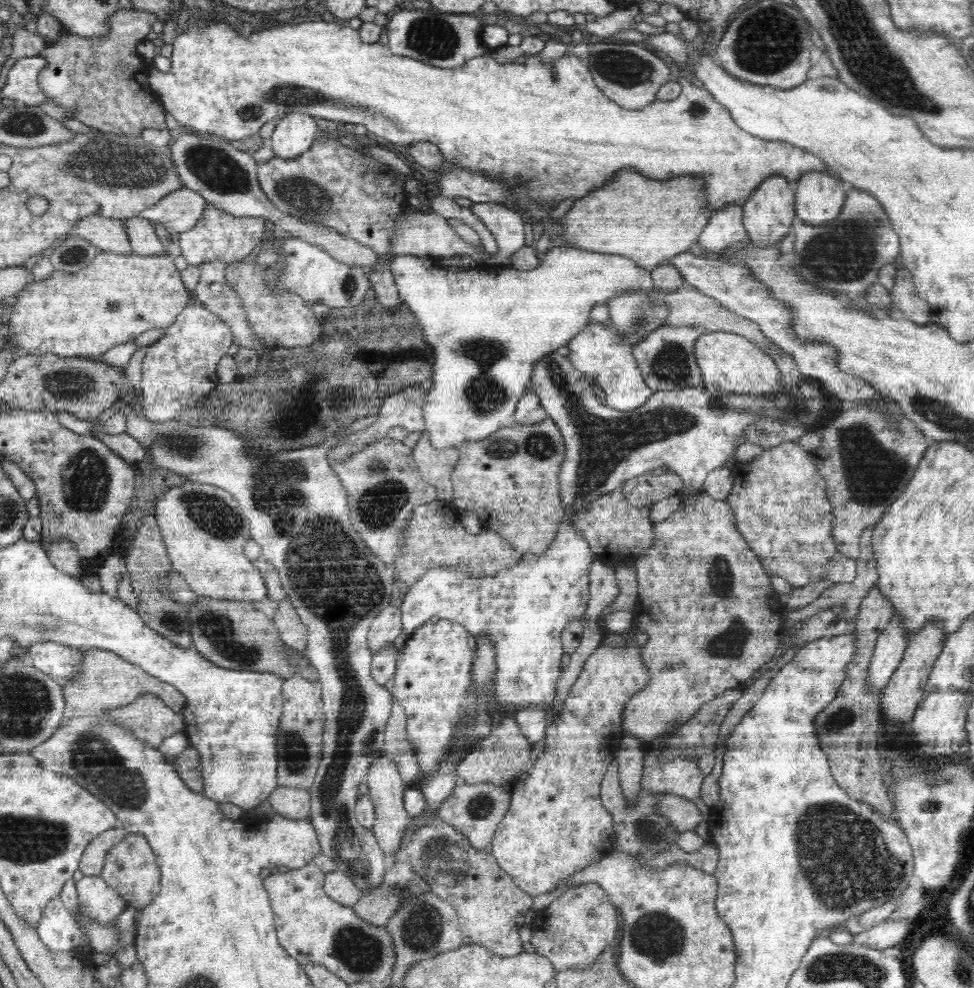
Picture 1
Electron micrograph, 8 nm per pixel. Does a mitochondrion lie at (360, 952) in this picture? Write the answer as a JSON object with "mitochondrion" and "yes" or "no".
{"mitochondrion":"yes"}

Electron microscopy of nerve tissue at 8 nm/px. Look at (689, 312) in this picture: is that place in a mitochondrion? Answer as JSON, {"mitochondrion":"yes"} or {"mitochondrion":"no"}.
{"mitochondrion":"no"}

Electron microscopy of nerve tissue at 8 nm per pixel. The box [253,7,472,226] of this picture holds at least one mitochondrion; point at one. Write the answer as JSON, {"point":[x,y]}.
{"point":[432,37]}

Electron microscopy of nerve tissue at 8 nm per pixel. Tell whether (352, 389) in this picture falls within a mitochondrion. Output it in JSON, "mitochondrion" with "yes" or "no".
{"mitochondrion":"no"}

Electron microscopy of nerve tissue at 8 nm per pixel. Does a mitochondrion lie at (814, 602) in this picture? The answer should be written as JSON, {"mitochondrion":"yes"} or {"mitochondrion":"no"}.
{"mitochondrion":"no"}

